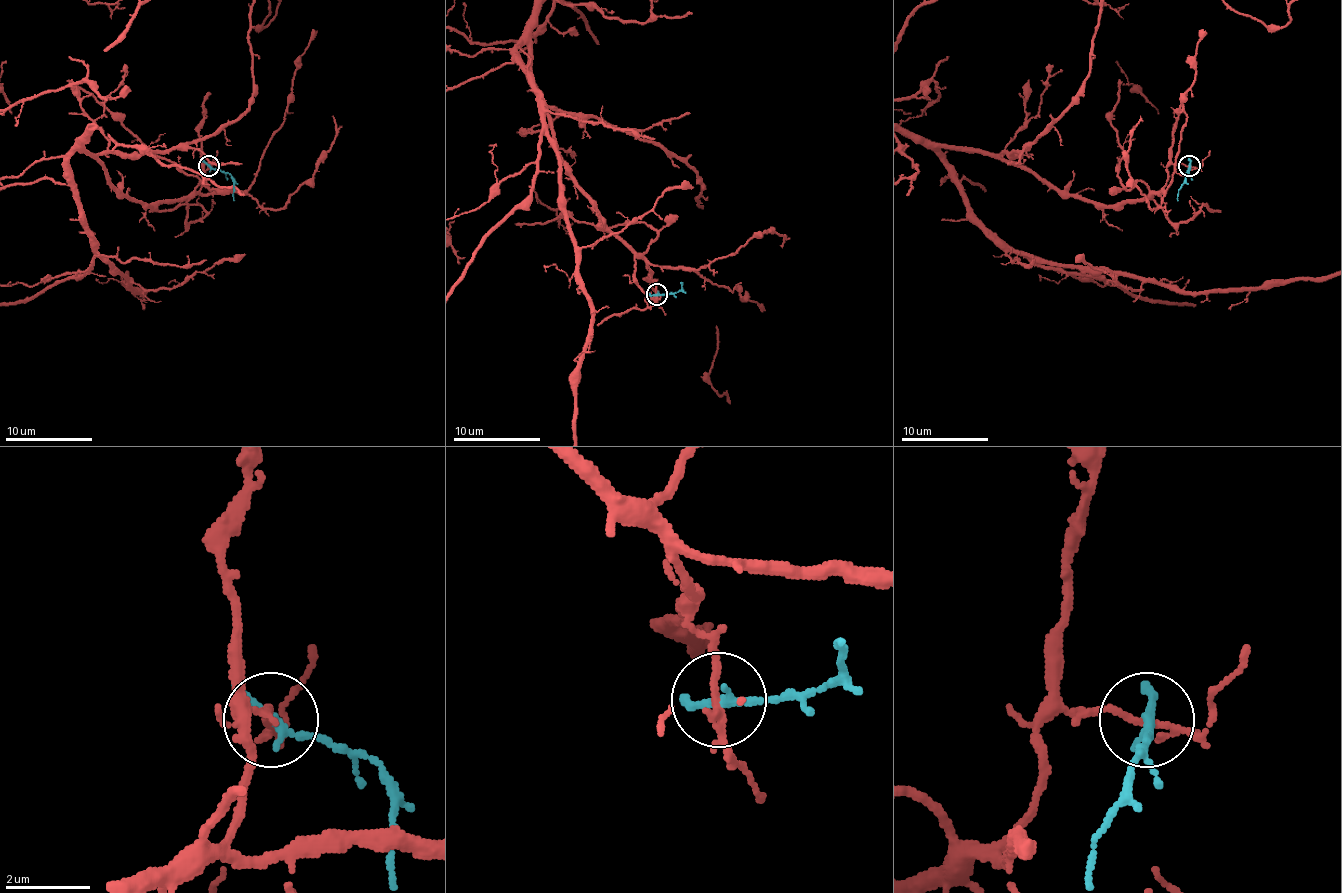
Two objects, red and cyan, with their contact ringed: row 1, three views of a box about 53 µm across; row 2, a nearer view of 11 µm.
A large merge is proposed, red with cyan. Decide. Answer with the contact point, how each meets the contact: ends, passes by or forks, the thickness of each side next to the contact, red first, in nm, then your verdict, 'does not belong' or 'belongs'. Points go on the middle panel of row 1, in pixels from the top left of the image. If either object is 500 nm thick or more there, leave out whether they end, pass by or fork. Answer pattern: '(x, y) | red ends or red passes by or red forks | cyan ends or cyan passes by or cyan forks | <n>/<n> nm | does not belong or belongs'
(656, 294) | red passes by | cyan ends | 150/280 nm | does not belong

